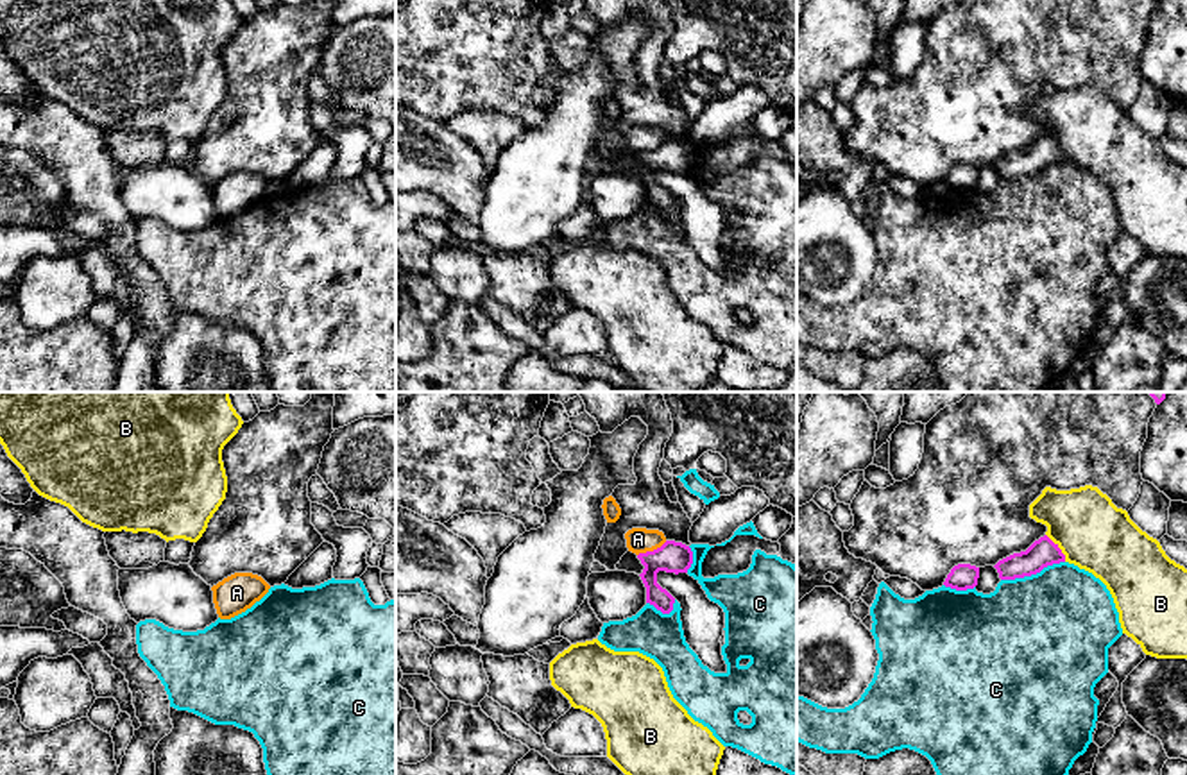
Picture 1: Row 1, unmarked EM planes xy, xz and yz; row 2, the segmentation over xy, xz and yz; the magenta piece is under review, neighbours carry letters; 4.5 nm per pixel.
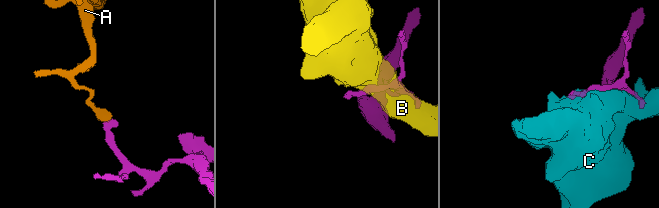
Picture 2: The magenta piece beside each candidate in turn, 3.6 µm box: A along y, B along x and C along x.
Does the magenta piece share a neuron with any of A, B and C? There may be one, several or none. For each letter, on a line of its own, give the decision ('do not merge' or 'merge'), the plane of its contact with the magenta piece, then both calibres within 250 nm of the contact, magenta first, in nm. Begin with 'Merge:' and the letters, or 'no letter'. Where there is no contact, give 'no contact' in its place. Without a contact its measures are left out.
Merge: no letter
A: do not merge; meets magenta in xz; 140 nm thick on the magenta side, 110 nm on the other
B: do not merge; meets magenta in yz; 120 nm thick on the magenta side, 320 nm on the other
C: do not merge; meets magenta in yz; 120 nm thick on the magenta side, 480 nm on the other

